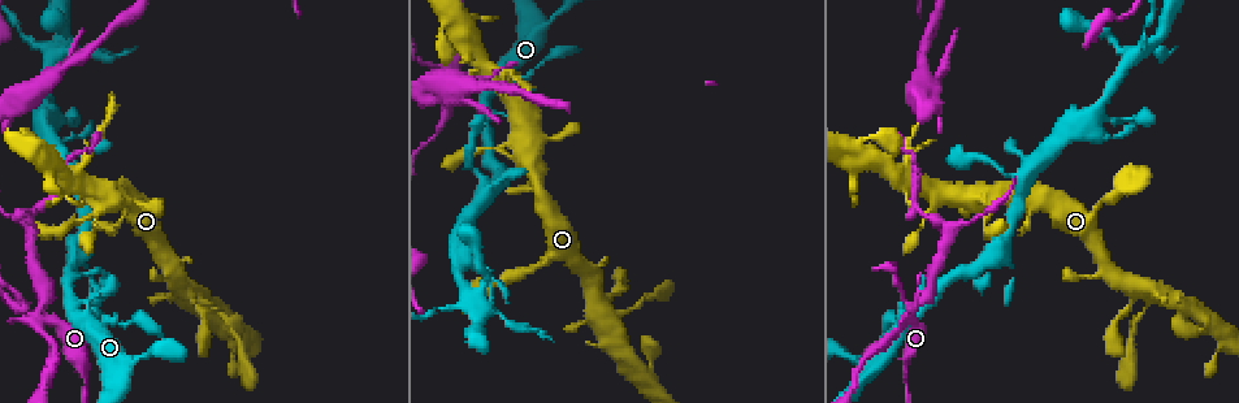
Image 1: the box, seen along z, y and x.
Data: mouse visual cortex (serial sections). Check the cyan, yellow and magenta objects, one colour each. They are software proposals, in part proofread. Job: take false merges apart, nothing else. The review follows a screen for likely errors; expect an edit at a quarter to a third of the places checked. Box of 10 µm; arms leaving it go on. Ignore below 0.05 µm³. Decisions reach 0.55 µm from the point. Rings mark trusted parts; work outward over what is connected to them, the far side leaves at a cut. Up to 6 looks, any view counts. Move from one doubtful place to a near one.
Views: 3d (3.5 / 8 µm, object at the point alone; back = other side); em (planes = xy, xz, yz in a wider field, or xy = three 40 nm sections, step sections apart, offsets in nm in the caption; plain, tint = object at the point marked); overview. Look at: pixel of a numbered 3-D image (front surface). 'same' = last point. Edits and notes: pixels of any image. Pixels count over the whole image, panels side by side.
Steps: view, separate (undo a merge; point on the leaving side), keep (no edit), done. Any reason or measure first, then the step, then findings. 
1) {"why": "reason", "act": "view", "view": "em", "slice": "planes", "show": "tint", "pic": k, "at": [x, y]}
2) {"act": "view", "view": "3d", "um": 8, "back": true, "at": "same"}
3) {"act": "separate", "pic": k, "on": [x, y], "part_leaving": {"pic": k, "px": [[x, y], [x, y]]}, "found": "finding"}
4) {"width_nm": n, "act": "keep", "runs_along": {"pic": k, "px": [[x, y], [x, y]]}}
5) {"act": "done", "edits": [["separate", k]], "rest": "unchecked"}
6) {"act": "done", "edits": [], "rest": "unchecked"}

{"why": "small branch off a trunk", "act": "view", "view": "em", "slice": "xy", "step": 1, "show": "tint", "pic": 1, "at": [487, 192]}

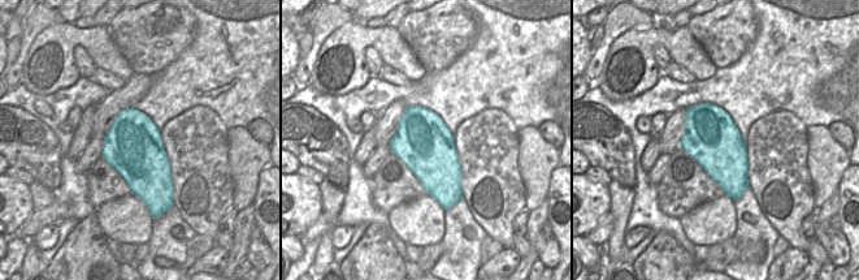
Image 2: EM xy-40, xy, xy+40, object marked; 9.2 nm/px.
{"act": "view", "view": "3d", "um": 3.5, "back": true, "at": "same"}

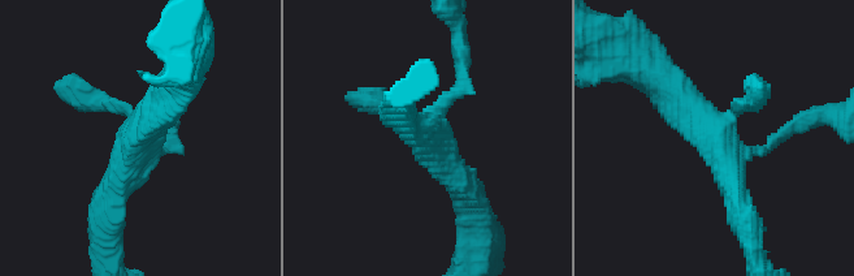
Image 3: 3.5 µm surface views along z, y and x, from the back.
{"act": "keep", "runs_along": {"pic": 3, "px": [[748, 224], [724, 147], [671, 87]]}, "found": "all the same cell"}

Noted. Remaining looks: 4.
{"why": "sudden change in width", "act": "view", "view": "3d", "um": 3.5, "back": true, "pic": 1, "at": [470, 299]}

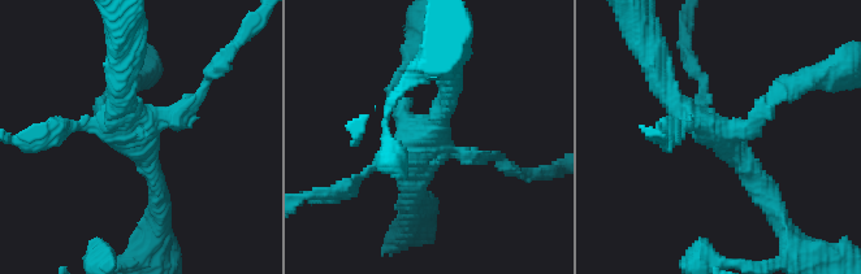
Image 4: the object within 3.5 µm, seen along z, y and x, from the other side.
{"why": "need the tissue", "act": "view", "view": "em", "slice": "xy", "step": 3, "show": "plain", "pic": 4, "at": [424, 136]}

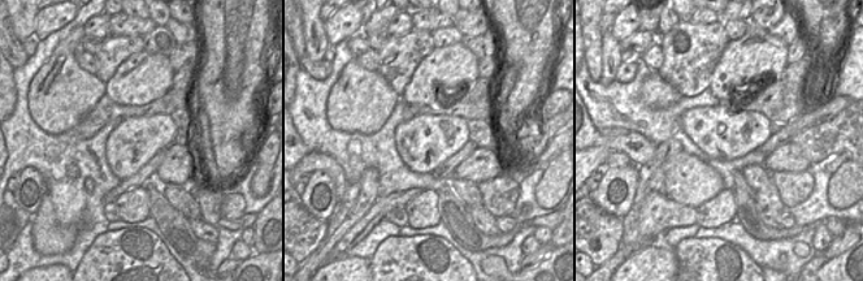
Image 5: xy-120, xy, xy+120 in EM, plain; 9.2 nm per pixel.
{"why": "where the object lies", "act": "view", "view": "em", "slice": "xy", "step": 3, "show": "tint", "at": "same"}

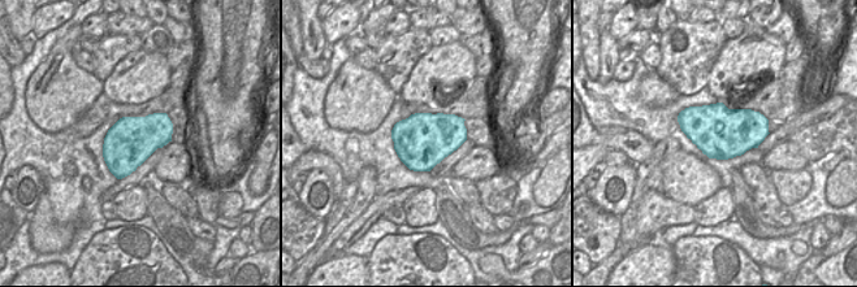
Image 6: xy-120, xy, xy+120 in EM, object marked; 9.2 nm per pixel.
{"act": "keep", "runs_along": {"pic": 4, "px": [[773, 205], [723, 138], [666, 90]]}, "found": "one cell here"}

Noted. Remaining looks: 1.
{"why": "narrows sharply", "act": "view", "view": "3d", "um": 3.5, "pic": 1, "at": [912, 305]}

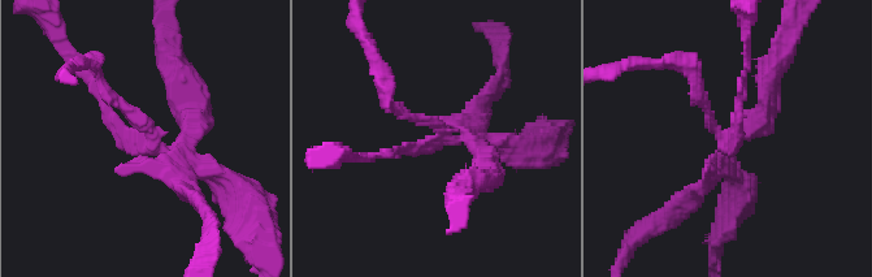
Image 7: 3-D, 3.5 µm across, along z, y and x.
{"arm_widths_nm": [150, 150, 200, 300], "act": "separate", "pic": 7, "on": [124, 143], "part_leaving": {"pic": 7, "px": [[182, 159], [195, 95], [170, 55]]}, "found": "two cells meet here"}

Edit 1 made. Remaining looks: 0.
{"act": "done", "edits": [["separate", 7]], "rest": "unchecked"}

